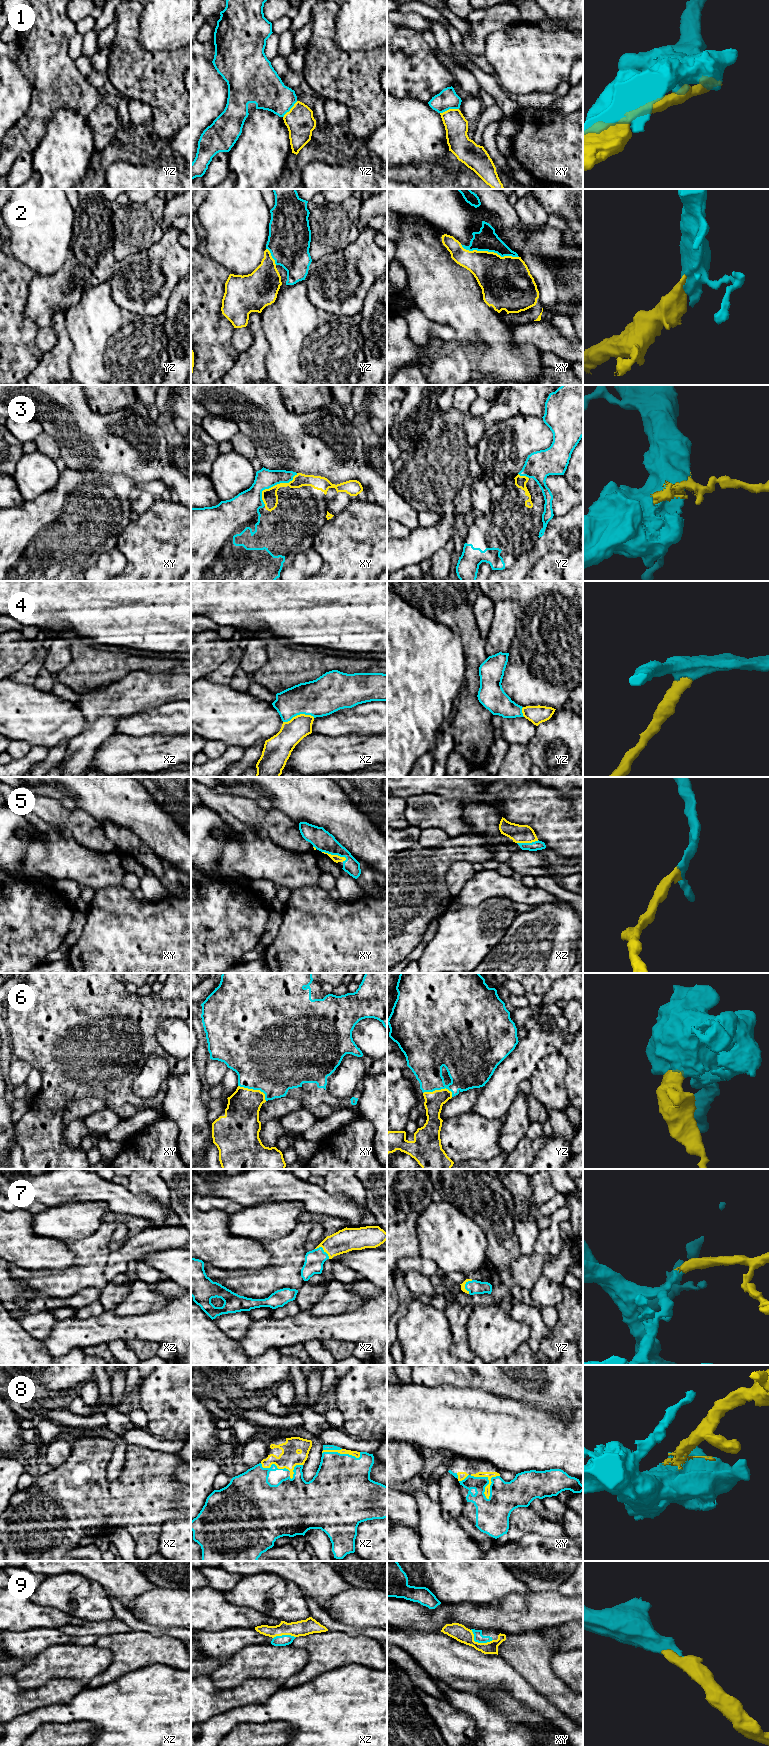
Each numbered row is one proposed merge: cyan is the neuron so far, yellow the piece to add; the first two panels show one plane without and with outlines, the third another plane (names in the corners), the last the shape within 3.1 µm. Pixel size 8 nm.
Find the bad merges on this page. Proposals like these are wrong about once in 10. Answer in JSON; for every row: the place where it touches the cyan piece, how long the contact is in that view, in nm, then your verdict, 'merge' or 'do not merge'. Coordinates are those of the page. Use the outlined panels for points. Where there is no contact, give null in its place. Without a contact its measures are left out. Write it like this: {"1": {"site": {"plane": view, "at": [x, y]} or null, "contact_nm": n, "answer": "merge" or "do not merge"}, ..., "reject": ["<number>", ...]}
{"1": {"site": {"plane": "xy", "at": [449, 108]}, "contact_nm": 160, "answer": "do not merge"}, "2": {"site": {"plane": "xy", "at": [489, 251]}, "contact_nm": 480, "answer": "merge"}, "3": {"site": {"plane": "xy", "at": [273, 485]}, "contact_nm": 380, "answer": "merge"}, "4": {"site": {"plane": "xz", "at": [298, 714]}, "contact_nm": 260, "answer": "merge"}, "5": {"site": {"plane": "xy", "at": [334, 854]}, "contact_nm": 220, "answer": "merge"}, "6": {"site": {"plane": "xy", "at": [254, 1089]}, "contact_nm": 260, "answer": "merge"}, "7": {"site": {"plane": "xz", "at": [323, 1250]}, "contact_nm": 150, "answer": "merge"}, "8": {"site": {"plane": "xy", "at": [488, 1480]}, "contact_nm": 240, "answer": "merge"}, "9": {"site": {"plane": "xy", "at": [478, 1642]}, "contact_nm": 200, "answer": "merge"}, "reject": ["1"]}

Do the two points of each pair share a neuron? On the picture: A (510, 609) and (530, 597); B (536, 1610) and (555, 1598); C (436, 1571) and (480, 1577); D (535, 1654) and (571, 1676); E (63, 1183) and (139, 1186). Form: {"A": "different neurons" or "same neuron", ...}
{"A": "different neurons", "B": "same neuron", "C": "same neuron", "D": "different neurons", "E": "different neurons"}

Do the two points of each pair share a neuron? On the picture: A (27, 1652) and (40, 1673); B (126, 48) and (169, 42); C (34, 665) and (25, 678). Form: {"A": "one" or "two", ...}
{"A": "two", "B": "two", "C": "one"}

